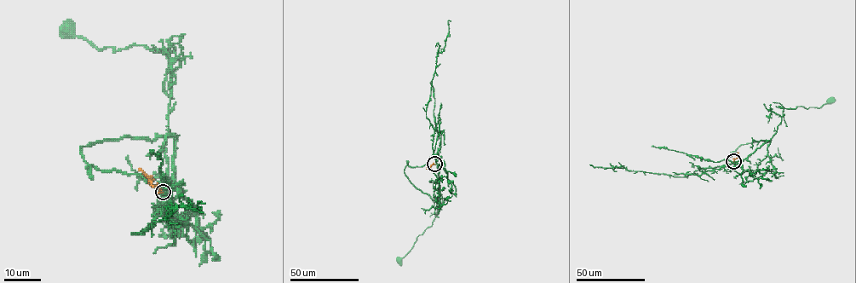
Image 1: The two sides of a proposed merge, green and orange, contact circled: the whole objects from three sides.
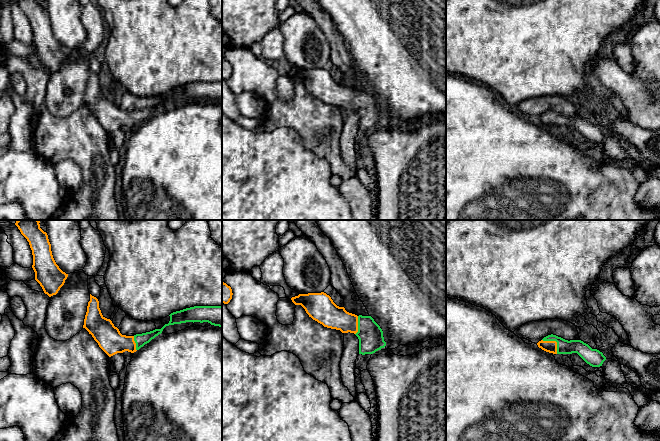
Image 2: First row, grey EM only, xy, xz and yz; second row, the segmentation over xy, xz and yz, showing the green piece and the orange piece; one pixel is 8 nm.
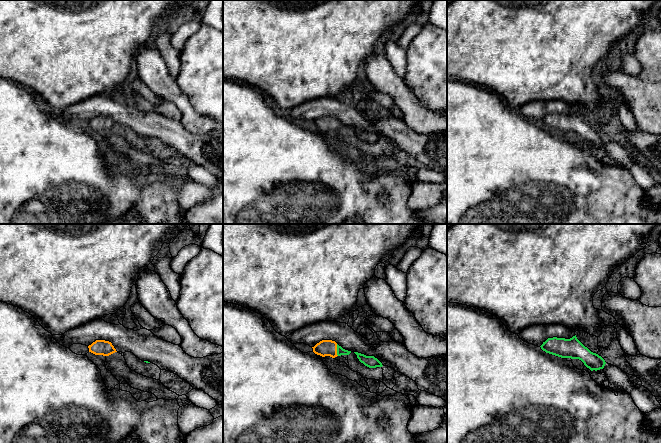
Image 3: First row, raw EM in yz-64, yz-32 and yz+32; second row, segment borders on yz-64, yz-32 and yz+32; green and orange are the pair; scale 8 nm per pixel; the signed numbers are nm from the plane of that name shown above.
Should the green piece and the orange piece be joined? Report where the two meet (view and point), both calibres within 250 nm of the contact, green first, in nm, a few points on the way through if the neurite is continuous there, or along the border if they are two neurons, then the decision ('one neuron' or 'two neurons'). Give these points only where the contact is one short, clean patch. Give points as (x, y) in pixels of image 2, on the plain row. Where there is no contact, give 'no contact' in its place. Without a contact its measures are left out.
yz (555, 116) | 110/100 nm | across yz (564, 122), (561, 122), (555, 116), (549, 122) | one neuron

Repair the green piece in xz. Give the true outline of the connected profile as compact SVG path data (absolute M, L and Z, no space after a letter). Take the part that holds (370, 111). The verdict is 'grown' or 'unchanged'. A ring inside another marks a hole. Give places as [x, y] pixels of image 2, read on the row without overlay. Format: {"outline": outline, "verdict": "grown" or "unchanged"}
{"outline": "M324 68L299 70L291 76L295 81L301 81L309 93L324 103L354 109L359 115L359 130L373 130L386 122L383 107L371 92L347 88Z", "verdict": "grown"}

